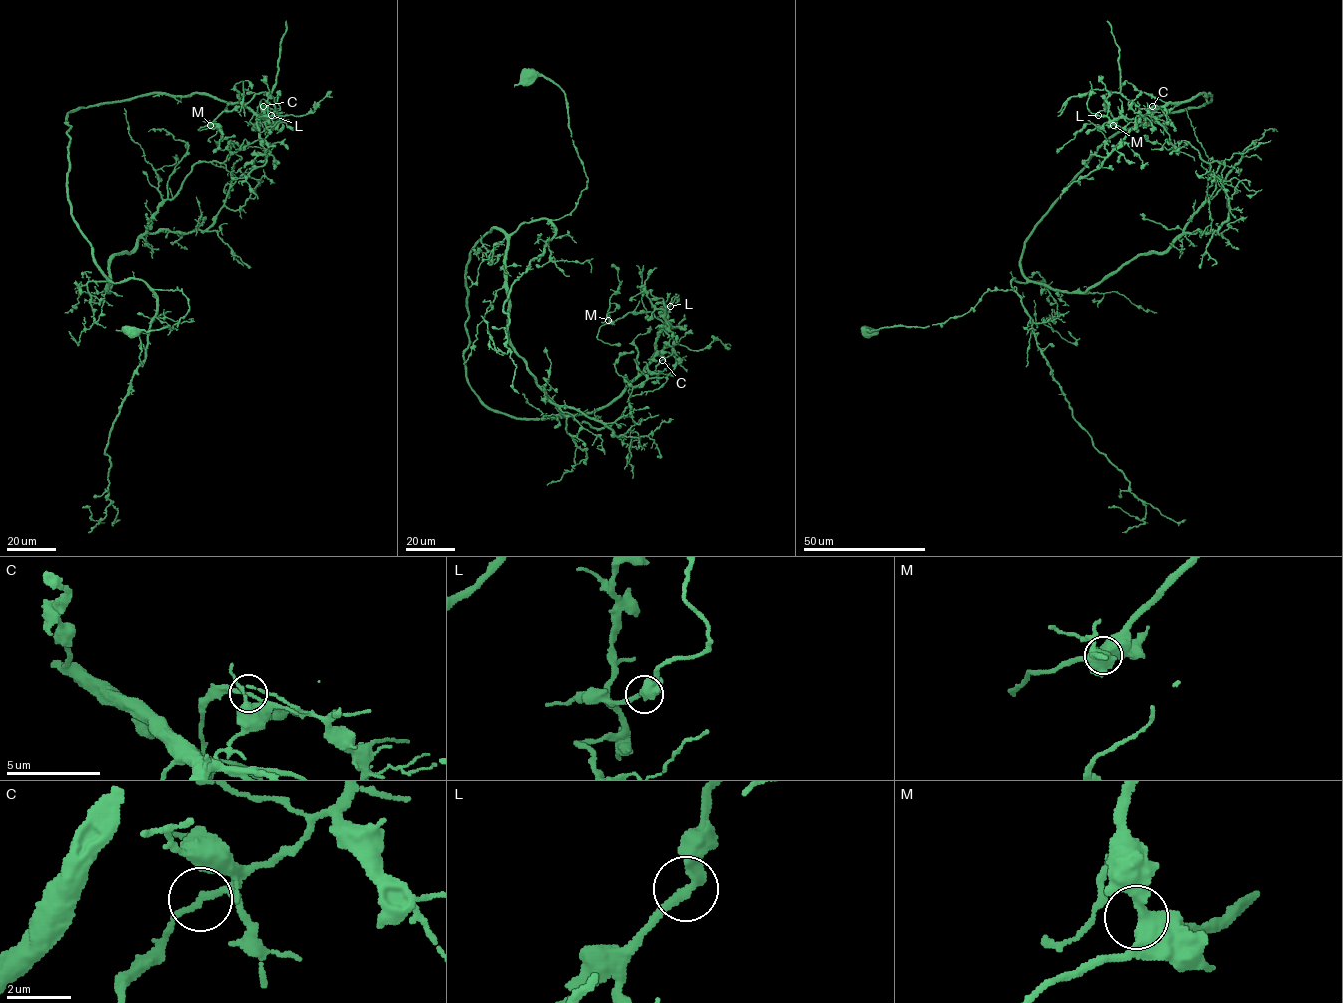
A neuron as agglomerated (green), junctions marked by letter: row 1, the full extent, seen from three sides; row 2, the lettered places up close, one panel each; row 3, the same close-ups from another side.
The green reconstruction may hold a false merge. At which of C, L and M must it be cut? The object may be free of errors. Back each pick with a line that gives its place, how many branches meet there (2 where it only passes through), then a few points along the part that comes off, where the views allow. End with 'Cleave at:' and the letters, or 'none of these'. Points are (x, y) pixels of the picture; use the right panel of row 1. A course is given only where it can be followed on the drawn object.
C: (1152, 106) | 2 | (1152, 106), (1139, 108), (1119, 92), (1107, 93), (1105, 111), (1110, 112), (1113, 122), (1087, 123), (1056, 153)
Cleave at: C

